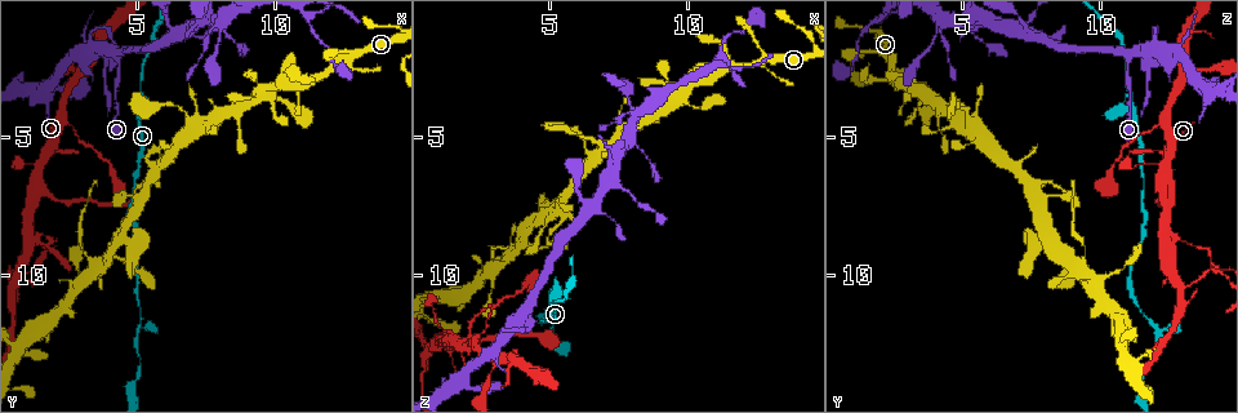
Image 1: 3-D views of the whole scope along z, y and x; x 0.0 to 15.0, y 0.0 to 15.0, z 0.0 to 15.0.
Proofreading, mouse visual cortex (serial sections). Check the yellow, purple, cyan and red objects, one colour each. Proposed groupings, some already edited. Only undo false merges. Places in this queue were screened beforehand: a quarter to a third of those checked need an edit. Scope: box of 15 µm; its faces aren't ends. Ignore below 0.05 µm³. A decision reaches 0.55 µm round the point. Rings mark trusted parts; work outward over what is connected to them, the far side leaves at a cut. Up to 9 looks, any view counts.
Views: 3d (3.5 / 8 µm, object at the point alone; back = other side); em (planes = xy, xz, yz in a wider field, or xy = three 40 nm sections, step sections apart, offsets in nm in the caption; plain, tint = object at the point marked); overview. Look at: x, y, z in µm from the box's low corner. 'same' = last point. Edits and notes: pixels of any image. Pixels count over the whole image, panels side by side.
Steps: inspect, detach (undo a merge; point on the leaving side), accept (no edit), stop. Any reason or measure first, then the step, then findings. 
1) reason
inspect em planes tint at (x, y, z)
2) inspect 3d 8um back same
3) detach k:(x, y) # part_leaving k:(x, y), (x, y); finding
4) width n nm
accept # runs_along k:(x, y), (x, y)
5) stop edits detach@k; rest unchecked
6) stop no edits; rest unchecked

inspect 3d 8um at (2.4, 4.5, 12.2)

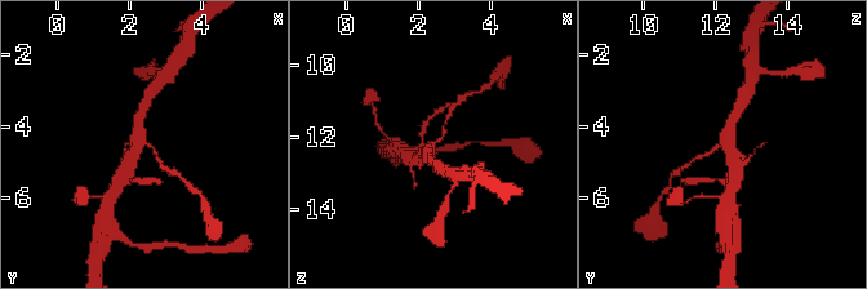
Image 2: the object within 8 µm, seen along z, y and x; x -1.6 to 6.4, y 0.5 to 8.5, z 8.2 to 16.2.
arms 3; arm_widths 150, 350, 350 nm
inspect em xy step 2 tint at (2.5, 4.4, 12.2)

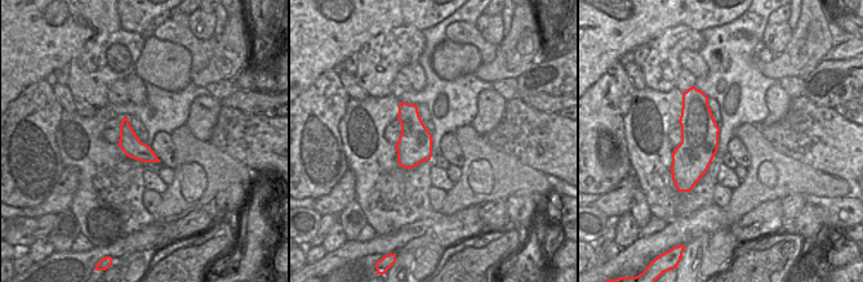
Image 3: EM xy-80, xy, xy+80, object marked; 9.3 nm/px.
accept # runs_along 2:(418, 158), (441, 137), (448, 115); all the same cell

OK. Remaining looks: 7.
arms part here
inspect 3d 3.5um at (5.2, 3.4, 11.1)

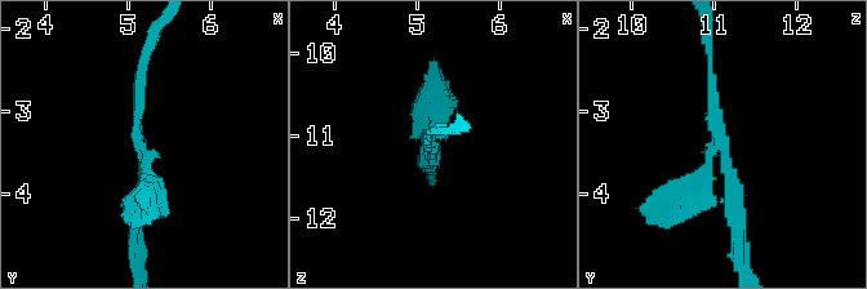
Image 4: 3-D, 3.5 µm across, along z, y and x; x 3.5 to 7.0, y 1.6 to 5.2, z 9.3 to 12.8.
arms 3; arm_widths 150, 200, 250 nm
inspect em xy step 5 plain at (5.20, 3.55, 11.15)

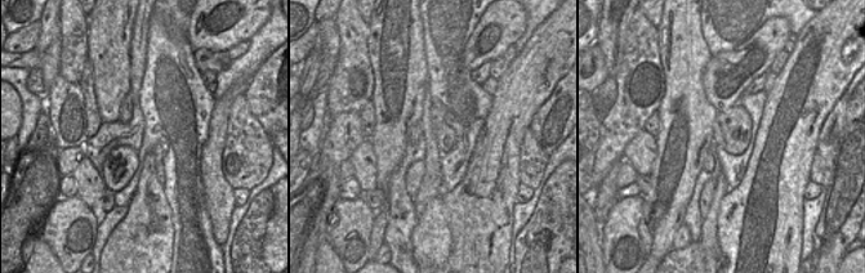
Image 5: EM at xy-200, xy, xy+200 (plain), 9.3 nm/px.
where the object lies
inspect em xy step 5 tint same

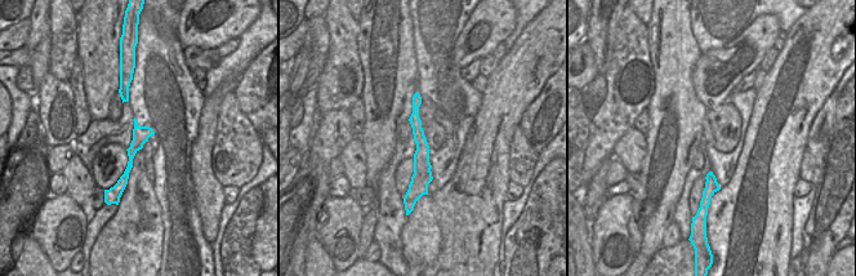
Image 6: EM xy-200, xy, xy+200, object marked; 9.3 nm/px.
detach 4:(687, 183) # part_leaving 4:(715, 151), (662, 198), (659, 222); a second cell is stuck on

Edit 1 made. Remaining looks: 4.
see it whole again
inspect overview

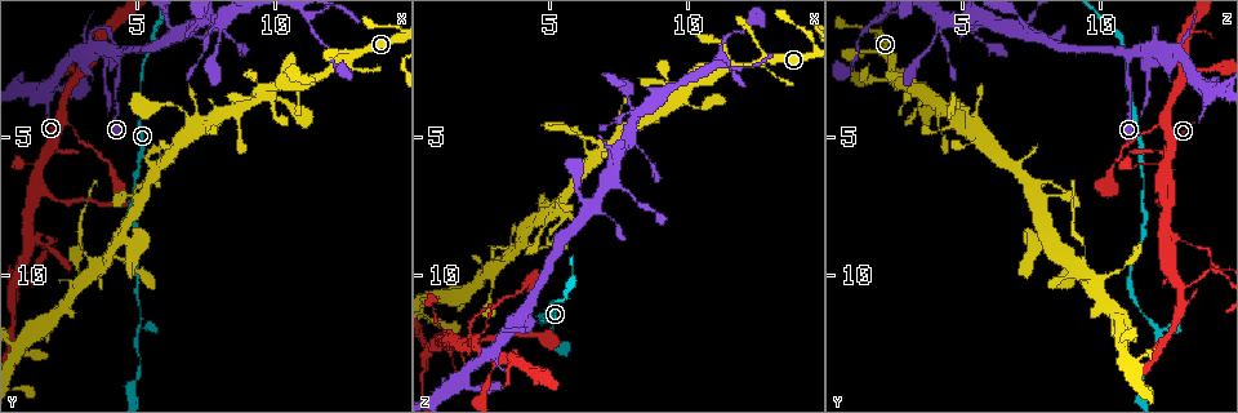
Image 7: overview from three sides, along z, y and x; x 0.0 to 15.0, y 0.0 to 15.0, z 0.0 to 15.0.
sudden change in width
inspect 3d 8um at (1.6, 8.9, 13.2)

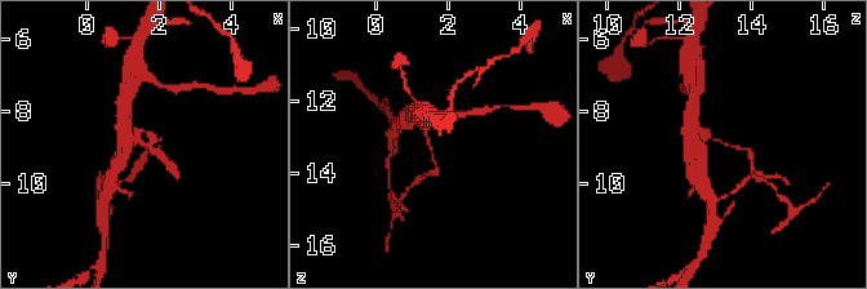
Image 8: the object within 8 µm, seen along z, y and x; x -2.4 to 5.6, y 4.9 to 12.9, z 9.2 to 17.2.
inspect 3d 3.5um at (1.5, 8.8, 13.1)

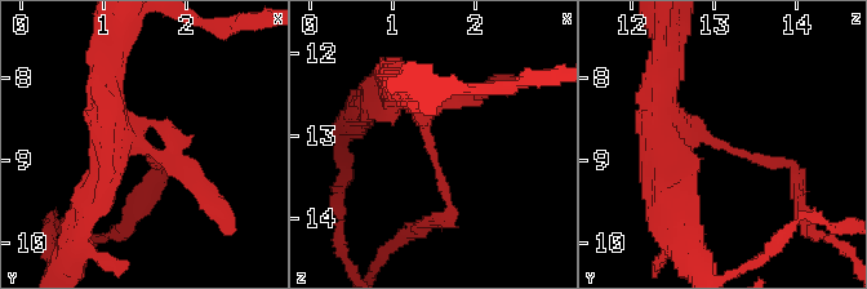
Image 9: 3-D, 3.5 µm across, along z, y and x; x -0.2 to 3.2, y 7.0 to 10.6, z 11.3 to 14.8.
inspect em xy step 5 tint at (1.50, 8.90, 13.20)

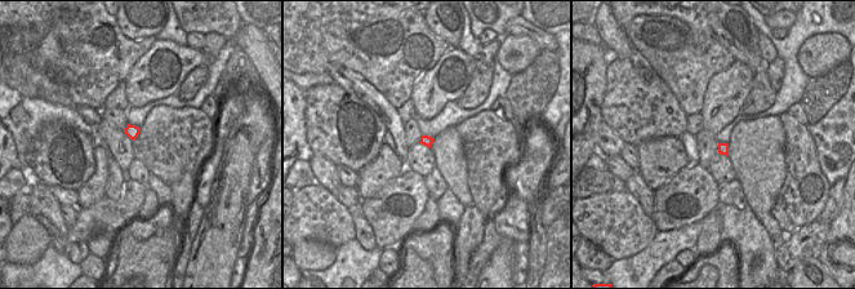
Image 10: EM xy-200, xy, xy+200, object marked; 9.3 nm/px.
width 100 nm
detach 9:(463, 99) # part_leaving 9:(422, 114), (450, 204), (445, 217); a second cell is stuck on

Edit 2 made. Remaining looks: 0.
stop edits detach@4, detach@9; rest unchecked

